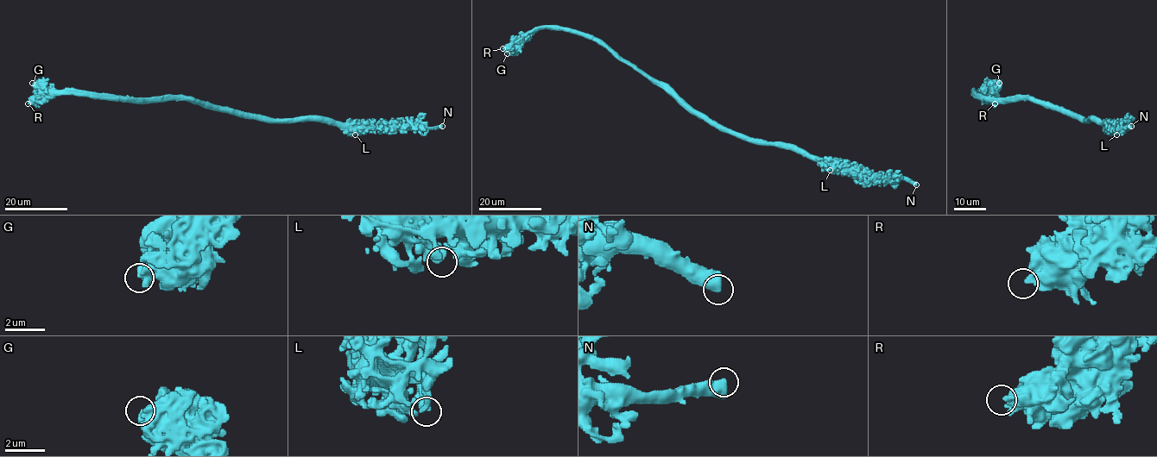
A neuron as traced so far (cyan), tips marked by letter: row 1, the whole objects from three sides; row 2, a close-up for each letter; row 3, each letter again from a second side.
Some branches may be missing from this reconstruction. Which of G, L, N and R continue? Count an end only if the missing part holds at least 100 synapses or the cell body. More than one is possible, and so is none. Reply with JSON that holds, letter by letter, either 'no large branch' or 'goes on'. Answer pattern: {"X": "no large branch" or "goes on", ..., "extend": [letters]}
{"G": "no large branch", "L": "no large branch", "N": "goes on", "R": "no large branch", "extend": ["N"]}

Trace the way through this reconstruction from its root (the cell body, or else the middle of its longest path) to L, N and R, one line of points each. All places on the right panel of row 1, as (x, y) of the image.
L: (1063, 109), (1080, 119), (1103, 122), (1112, 127), (1116, 134)
N: (1063, 109), (1080, 119), (1097, 119), (1109, 126), (1131, 126)
R: (1063, 109), (1033, 100), (987, 100), (972, 94), (984, 94), (995, 103)

